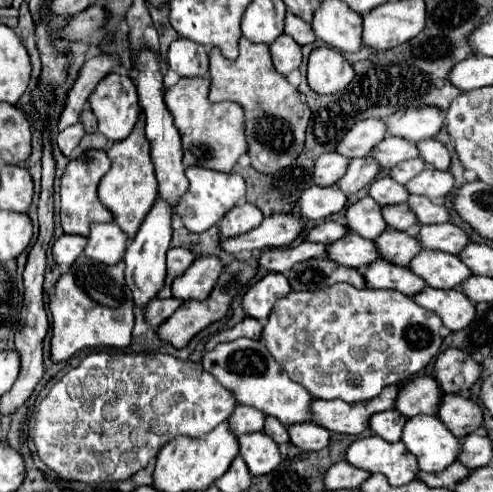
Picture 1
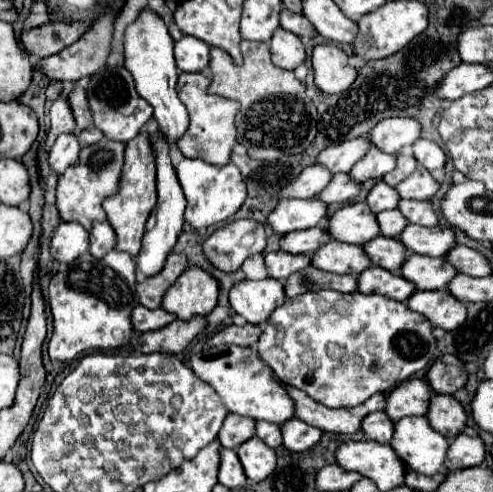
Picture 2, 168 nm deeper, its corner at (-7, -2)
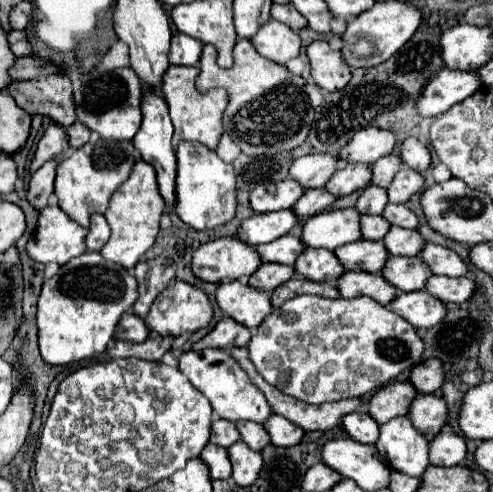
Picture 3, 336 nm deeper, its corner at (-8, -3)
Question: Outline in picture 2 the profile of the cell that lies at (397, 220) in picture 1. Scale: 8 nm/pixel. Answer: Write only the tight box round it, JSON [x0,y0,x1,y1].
[377,209,409,237]

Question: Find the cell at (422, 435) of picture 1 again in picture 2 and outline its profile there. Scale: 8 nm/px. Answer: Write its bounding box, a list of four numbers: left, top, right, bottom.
[391,417,447,475]

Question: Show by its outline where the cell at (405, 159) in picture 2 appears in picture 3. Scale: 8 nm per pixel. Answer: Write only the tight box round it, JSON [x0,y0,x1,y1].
[370,154,402,188]

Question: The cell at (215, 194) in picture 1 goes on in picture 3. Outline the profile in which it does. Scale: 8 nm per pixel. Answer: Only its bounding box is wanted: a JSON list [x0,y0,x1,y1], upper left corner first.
[174,142,236,230]

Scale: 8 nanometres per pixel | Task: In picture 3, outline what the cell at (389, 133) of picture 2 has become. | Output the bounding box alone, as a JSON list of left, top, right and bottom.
[340,128,396,164]

